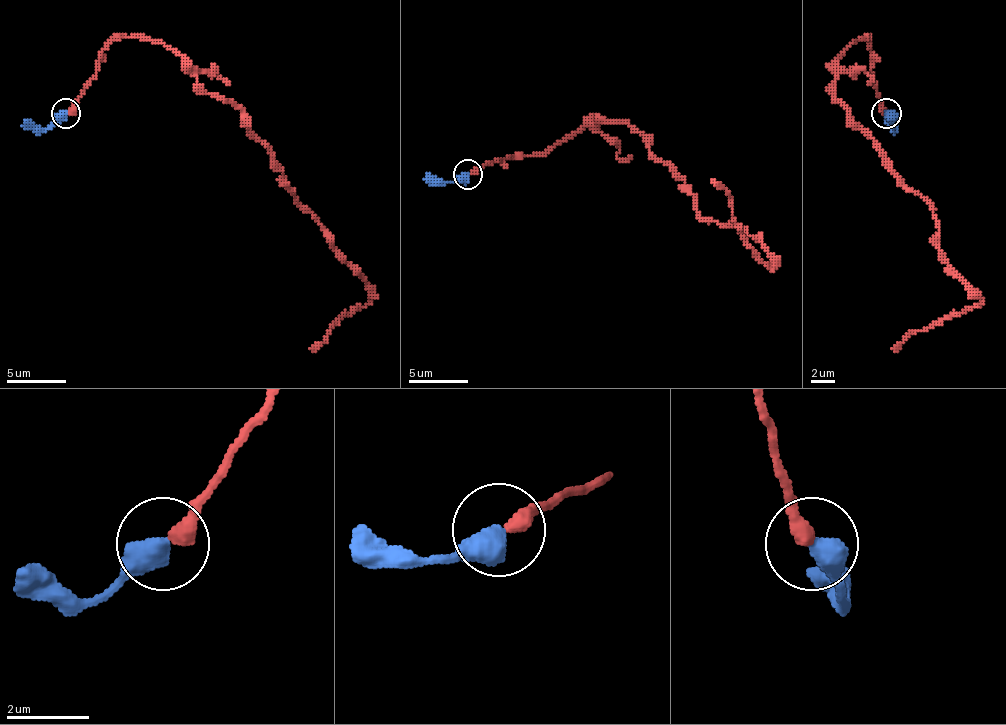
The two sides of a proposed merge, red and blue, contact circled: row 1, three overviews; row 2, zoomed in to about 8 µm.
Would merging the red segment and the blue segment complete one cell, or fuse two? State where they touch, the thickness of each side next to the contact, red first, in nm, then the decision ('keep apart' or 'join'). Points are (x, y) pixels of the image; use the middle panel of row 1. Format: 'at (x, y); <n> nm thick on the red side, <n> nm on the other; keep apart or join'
at (467, 174); 380 nm thick on the red side, 600 nm on the other; join

